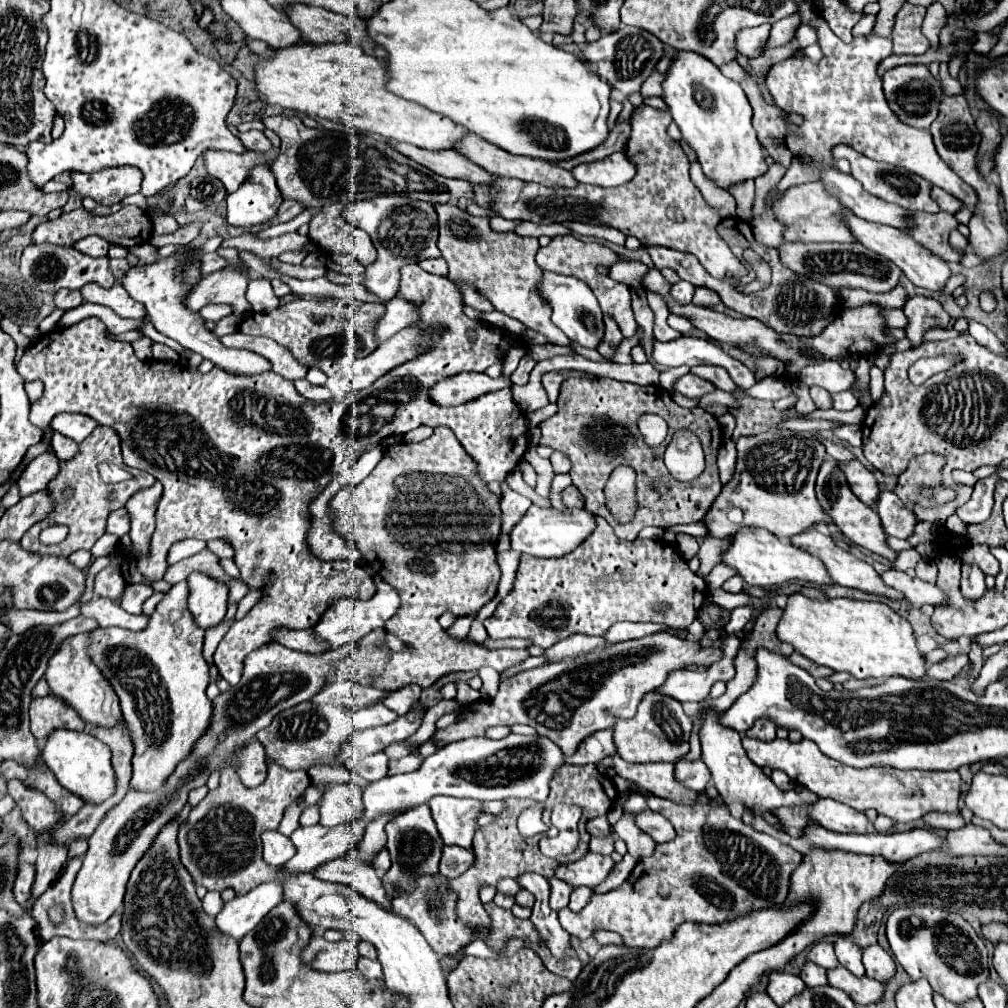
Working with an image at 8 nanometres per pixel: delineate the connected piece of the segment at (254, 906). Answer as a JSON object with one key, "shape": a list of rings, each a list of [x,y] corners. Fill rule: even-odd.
{"shape":[[[279,882],[261,884],[251,892],[235,896],[231,902],[227,902],[215,916],[215,924],[223,934],[241,940],[261,922],[261,918],[269,914],[273,906],[281,902],[281,896],[283,890]]]}

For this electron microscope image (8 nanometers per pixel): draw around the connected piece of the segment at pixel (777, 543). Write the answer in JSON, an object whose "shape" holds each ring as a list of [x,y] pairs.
{"shape":[[[745,526],[729,538],[729,546],[721,554],[721,562],[725,566],[735,568],[737,574],[743,576],[743,580],[749,586],[769,588],[769,586],[787,584],[791,580],[813,582],[819,586],[831,584],[831,578],[825,572],[825,566],[817,558],[809,556],[801,548],[795,548],[795,546],[779,540],[775,534],[769,534],[769,530],[761,530],[761,528],[753,528],[753,526]]]}

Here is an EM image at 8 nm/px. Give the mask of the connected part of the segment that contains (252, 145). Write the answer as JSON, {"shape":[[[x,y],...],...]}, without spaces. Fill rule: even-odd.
{"shape":[[[247,130],[239,134],[239,140],[243,142],[245,148],[249,150],[257,150],[257,152],[269,152],[271,150],[271,142],[265,138],[263,132],[259,130]]]}

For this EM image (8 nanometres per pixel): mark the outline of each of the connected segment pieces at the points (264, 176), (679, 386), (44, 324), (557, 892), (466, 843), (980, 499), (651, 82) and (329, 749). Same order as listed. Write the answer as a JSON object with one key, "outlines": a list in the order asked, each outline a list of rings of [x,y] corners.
{"outlines":[[[[257,164],[249,170],[249,178],[233,194],[227,194],[227,222],[243,228],[263,224],[273,218],[281,202],[271,168]]],[[[685,374],[677,380],[675,390],[679,390],[687,398],[703,398],[709,392],[715,392],[715,386],[711,382],[705,382],[703,378],[697,378],[693,374]]],[[[56,308],[48,317],[46,317],[39,325],[39,330],[41,332],[51,331],[60,320],[61,316],[65,311]]],[[[551,878],[551,898],[549,898],[549,906],[553,910],[561,910],[561,908],[567,908],[569,904],[569,894],[571,894],[571,886],[557,880],[557,878]]],[[[437,796],[429,800],[433,820],[447,846],[457,844],[461,848],[471,848],[477,830],[477,818],[483,814],[481,806],[483,802],[473,798]]],[[[991,474],[975,484],[975,494],[971,496],[971,500],[967,504],[963,504],[961,508],[957,508],[957,514],[965,524],[985,522],[989,518],[991,508],[993,508],[995,486],[999,480],[1001,478],[997,474]]],[[[653,72],[653,74],[643,82],[643,86],[641,86],[643,98],[647,98],[647,96],[661,96],[661,94],[663,94],[661,82],[663,82],[663,74]]],[[[301,702],[277,714],[267,728],[257,732],[257,738],[265,746],[265,752],[271,760],[279,762],[289,770],[297,770],[297,768],[307,770],[311,764],[317,764],[317,762],[331,764],[341,744],[353,734],[353,730],[355,730],[355,724],[345,706],[331,706],[331,704],[315,706],[311,702]]]]}

